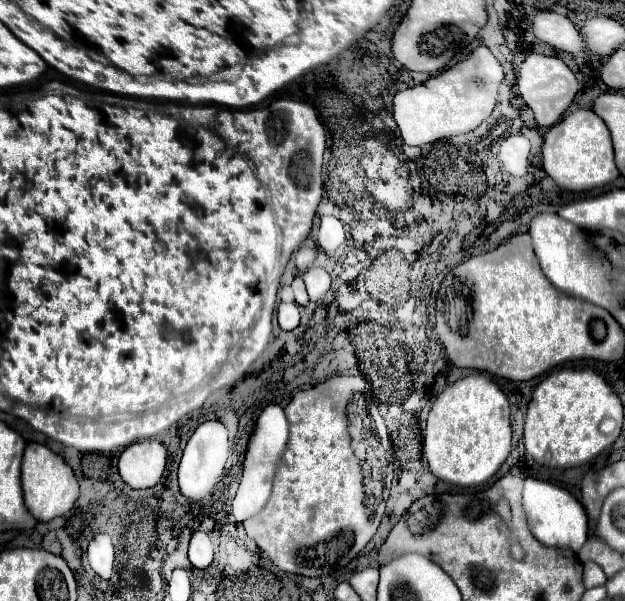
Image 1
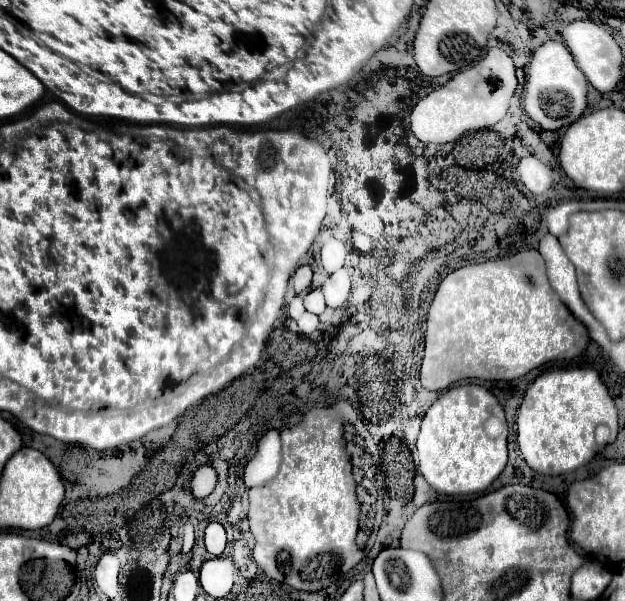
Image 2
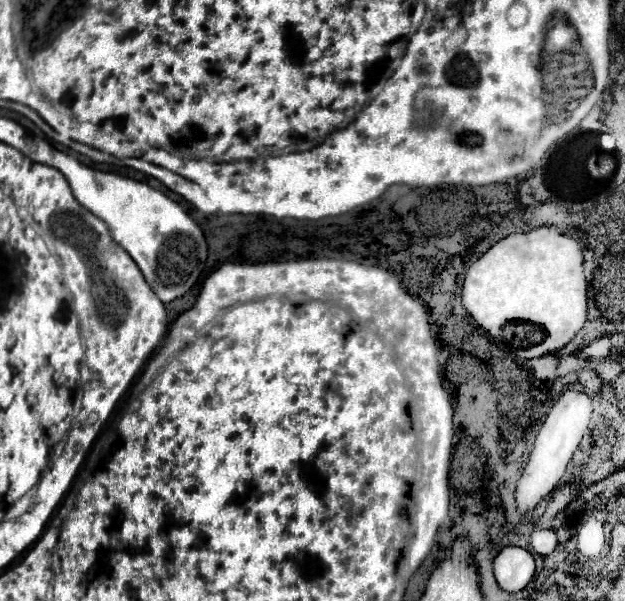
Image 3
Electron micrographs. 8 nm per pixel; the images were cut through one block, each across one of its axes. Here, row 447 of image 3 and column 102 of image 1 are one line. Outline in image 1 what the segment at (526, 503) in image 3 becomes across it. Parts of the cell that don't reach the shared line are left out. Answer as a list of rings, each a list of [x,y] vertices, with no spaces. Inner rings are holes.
[[[96,534],[88,544],[88,562],[90,568],[104,580],[110,580],[114,566],[114,546],[108,534]]]

